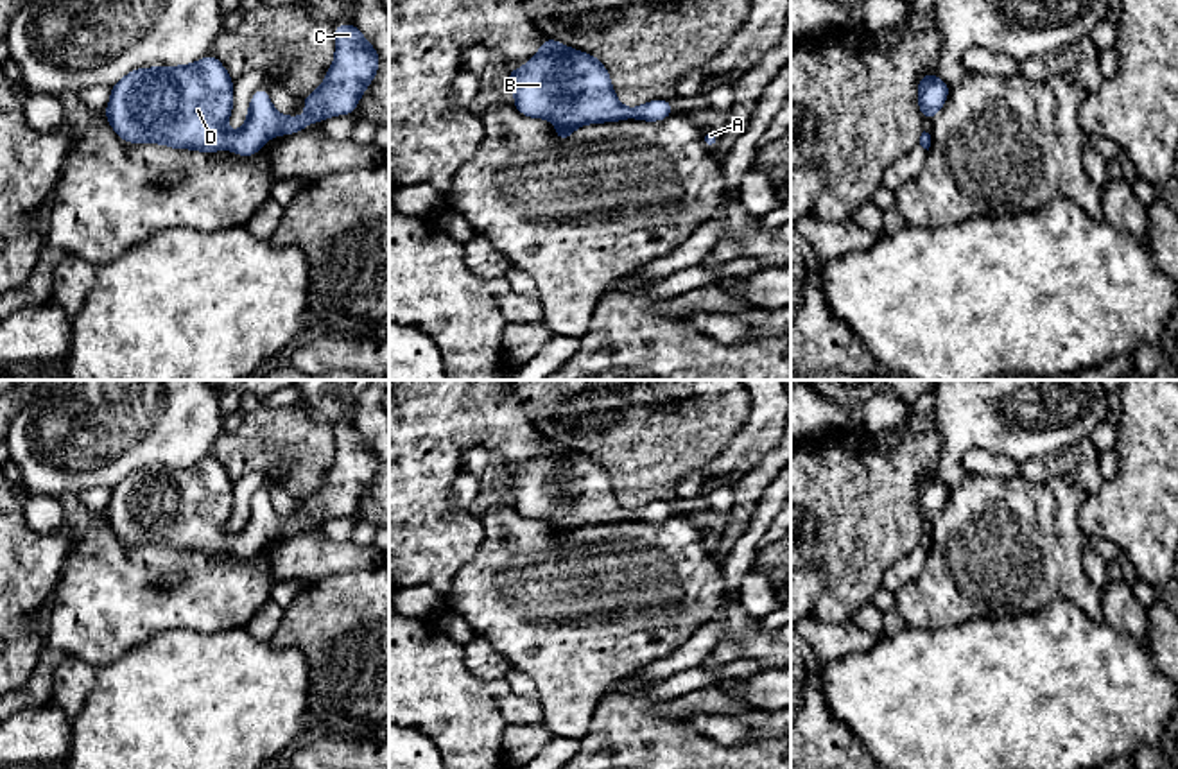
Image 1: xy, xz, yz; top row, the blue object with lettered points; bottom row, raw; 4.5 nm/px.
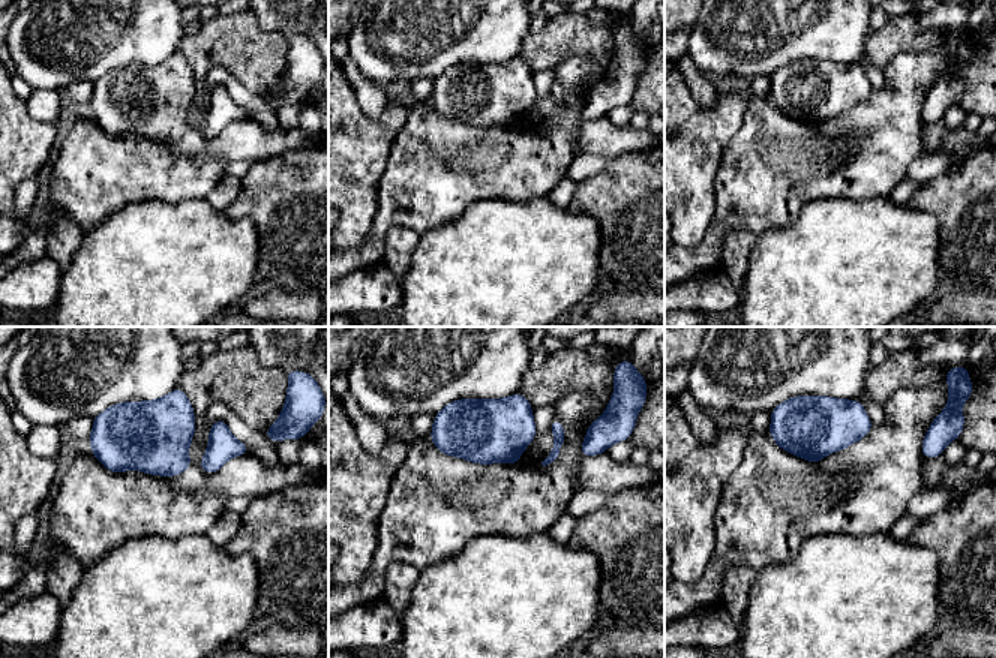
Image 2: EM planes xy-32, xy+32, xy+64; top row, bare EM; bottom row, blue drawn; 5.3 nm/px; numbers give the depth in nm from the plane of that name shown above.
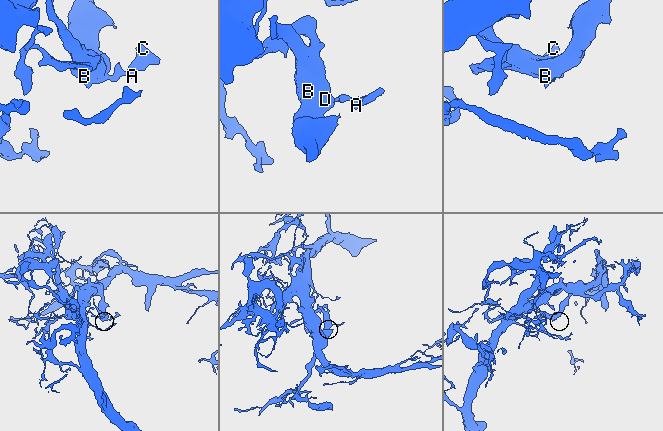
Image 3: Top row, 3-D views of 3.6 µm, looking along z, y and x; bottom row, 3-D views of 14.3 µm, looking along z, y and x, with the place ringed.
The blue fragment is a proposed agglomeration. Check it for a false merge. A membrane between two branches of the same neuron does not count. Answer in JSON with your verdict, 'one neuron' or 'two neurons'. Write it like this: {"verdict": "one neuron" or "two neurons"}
{"verdict": "one neuron"}

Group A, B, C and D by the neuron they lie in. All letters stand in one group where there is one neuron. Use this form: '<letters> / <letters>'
A B C D

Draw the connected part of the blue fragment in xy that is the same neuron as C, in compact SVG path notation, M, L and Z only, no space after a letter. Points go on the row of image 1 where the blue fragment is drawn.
M353 23L335 25L333 38L335 59L321 88L301 99L308 111L307 117L280 115L262 86L249 100L244 127L237 133L228 133L226 122L233 109L233 79L213 54L194 65L131 70L111 86L111 99L104 117L127 143L163 143L172 149L192 149L206 154L230 149L237 156L255 156L273 136L307 131L308 124L323 122L333 115L353 115L362 93L377 77L382 59Z

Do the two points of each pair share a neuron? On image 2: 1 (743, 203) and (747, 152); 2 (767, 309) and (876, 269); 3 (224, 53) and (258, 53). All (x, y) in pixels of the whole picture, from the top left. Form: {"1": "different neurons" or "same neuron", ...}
{"1": "same neuron", "2": "same neuron", "3": "same neuron"}

